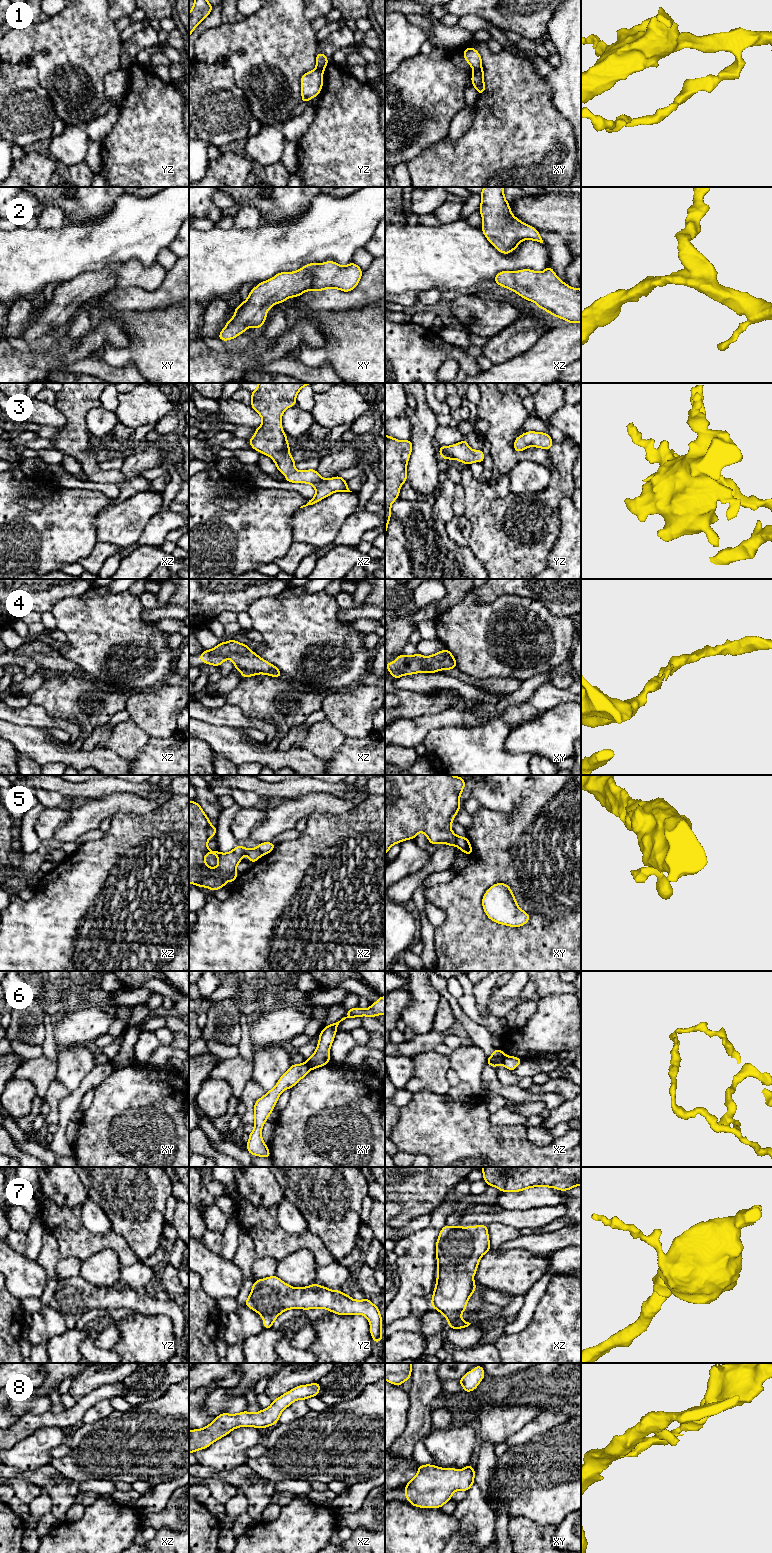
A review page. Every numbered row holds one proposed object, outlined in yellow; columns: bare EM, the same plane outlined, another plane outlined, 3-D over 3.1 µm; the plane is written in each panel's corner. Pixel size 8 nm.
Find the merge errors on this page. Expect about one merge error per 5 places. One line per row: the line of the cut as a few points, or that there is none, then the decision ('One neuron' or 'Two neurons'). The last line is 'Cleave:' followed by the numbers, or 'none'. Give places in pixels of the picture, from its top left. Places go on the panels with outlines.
1: Split along xy (481, 68), (474, 72). Two neurons
2: No split. One neuron
3: No split. One neuron
4: No split. One neuron
5: Split along xy (457, 836), (456, 845). Two neurons
6: Split along xz (506, 1056), (502, 1064). Two neurons
7: No split. One neuron
8: No split. One neuron
Cleave: 1, 5, 6

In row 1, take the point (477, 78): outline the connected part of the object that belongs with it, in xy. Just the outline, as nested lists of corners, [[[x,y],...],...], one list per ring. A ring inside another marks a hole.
[[[480,69],[474,72],[471,76],[471,81],[473,83],[473,87],[477,90],[480,94],[485,92],[485,83],[484,83],[484,71]]]

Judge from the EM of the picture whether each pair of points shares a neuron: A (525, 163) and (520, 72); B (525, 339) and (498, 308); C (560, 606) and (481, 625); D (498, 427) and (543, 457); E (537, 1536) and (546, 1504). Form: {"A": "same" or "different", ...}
{"A": "same", "B": "different", "C": "different", "D": "same", "E": "different"}

